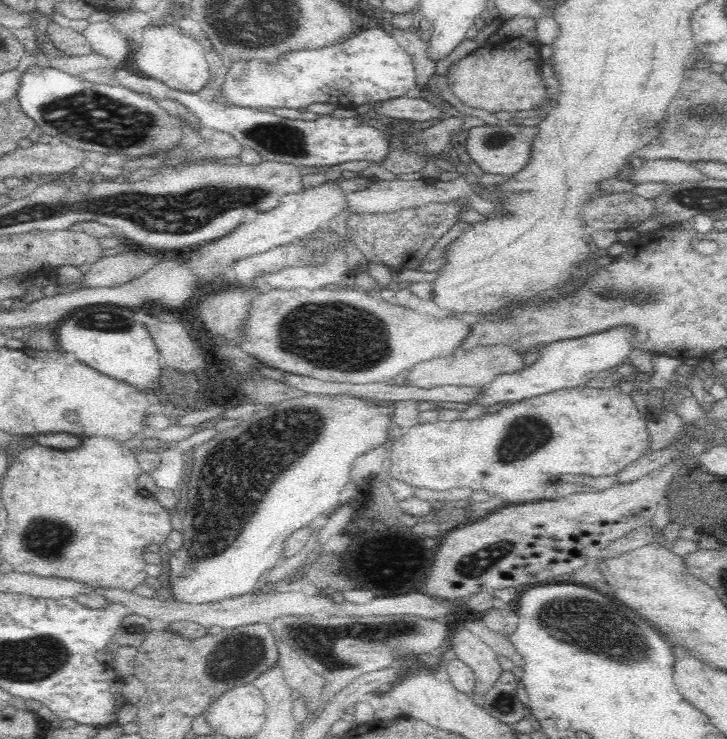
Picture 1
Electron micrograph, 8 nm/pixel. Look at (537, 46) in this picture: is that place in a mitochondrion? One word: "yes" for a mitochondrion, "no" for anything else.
no

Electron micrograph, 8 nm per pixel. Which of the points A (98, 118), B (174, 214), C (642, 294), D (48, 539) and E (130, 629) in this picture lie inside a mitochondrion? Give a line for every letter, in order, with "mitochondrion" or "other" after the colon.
A: mitochondrion
B: mitochondrion
C: mitochondrion
D: mitochondrion
E: other

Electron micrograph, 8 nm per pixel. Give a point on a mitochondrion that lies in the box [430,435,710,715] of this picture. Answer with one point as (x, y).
(591, 624)

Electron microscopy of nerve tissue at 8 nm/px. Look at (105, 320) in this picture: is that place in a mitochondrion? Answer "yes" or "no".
yes

